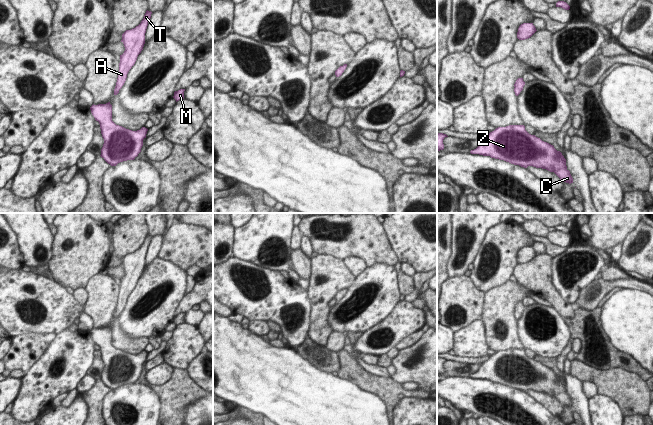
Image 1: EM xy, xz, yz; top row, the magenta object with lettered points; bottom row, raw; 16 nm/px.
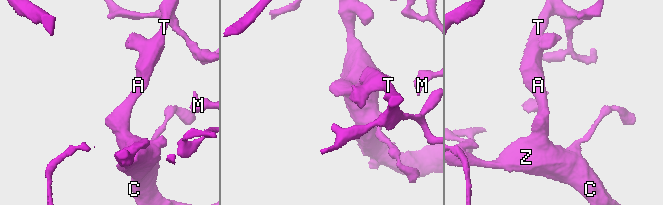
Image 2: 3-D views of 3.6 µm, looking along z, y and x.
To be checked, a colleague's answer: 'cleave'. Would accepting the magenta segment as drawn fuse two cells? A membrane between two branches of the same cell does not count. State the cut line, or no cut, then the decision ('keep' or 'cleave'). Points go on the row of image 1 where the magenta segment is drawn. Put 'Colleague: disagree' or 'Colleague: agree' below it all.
no cut; keep
Colleague: disagree

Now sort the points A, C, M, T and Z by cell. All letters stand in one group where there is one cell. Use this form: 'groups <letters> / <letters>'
groups A C M T Z

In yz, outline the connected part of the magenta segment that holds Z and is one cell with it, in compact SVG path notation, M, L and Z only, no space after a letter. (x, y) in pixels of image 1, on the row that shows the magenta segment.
M524 125L498 127L484 137L471 154L490 156L514 165L554 172L562 182L573 183L566 159L553 145L529 134Z

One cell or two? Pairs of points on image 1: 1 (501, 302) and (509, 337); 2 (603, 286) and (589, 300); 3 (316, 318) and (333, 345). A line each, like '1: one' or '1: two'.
1: one
2: one
3: two

